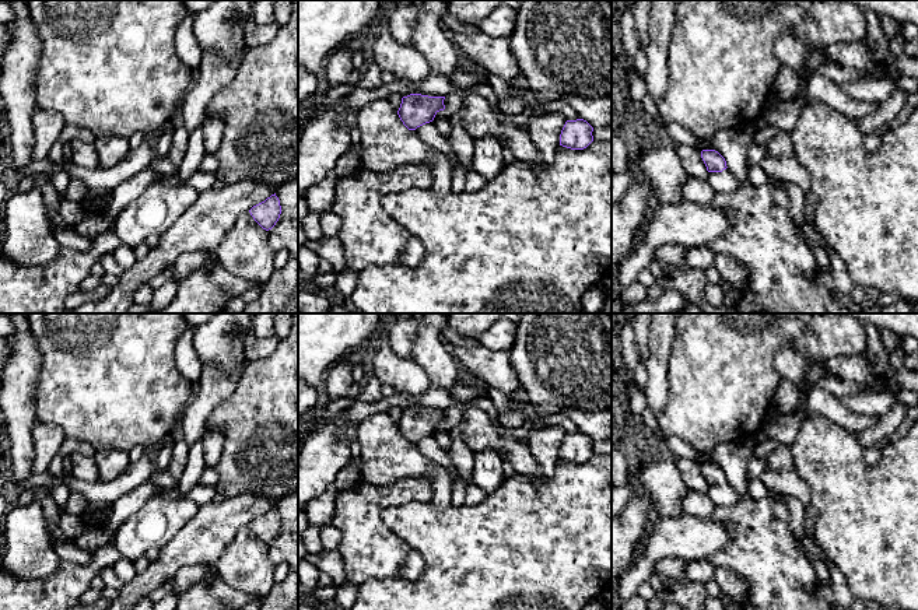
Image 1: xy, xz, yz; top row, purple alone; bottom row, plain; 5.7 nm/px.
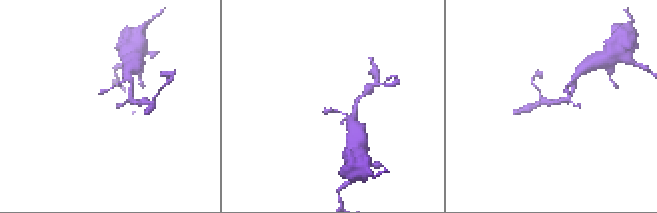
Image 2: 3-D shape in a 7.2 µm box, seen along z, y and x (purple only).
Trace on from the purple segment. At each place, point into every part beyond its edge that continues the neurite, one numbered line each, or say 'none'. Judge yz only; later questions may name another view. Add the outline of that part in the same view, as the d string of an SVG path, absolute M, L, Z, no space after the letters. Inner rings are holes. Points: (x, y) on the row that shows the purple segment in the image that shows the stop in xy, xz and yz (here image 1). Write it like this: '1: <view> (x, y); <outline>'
none

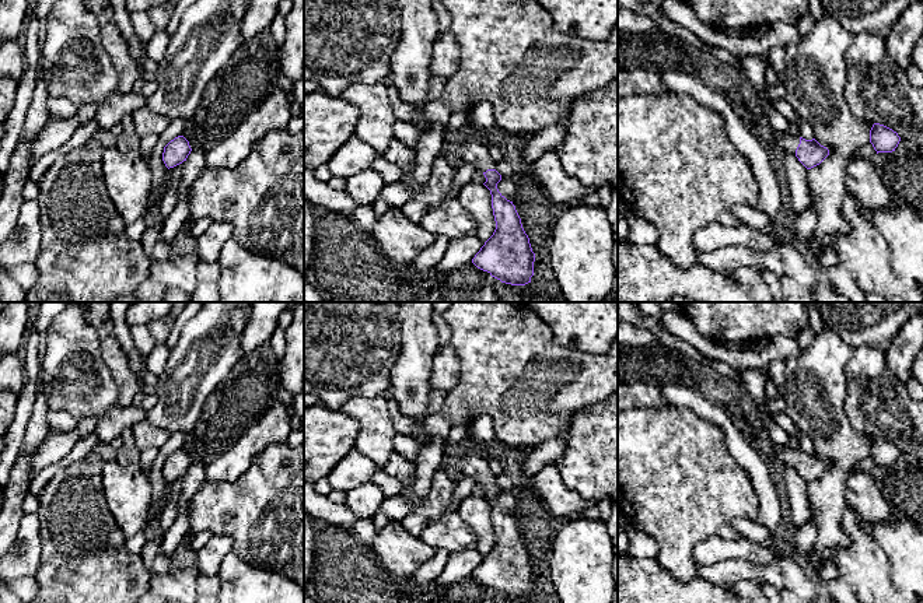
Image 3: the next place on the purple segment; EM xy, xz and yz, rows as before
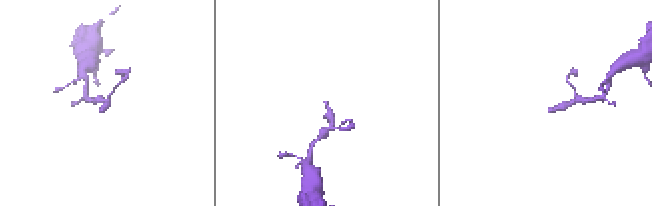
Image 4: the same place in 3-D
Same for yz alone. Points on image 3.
1: yz (789, 143); M773 132L773 139L782 147L783 151L796 154L796 150L800 144L800 136L791 136L790 133Z

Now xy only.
none

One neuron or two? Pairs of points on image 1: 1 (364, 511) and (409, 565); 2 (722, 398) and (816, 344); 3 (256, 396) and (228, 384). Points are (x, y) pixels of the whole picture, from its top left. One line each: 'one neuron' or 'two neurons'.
1: two neurons
2: one neuron
3: two neurons

